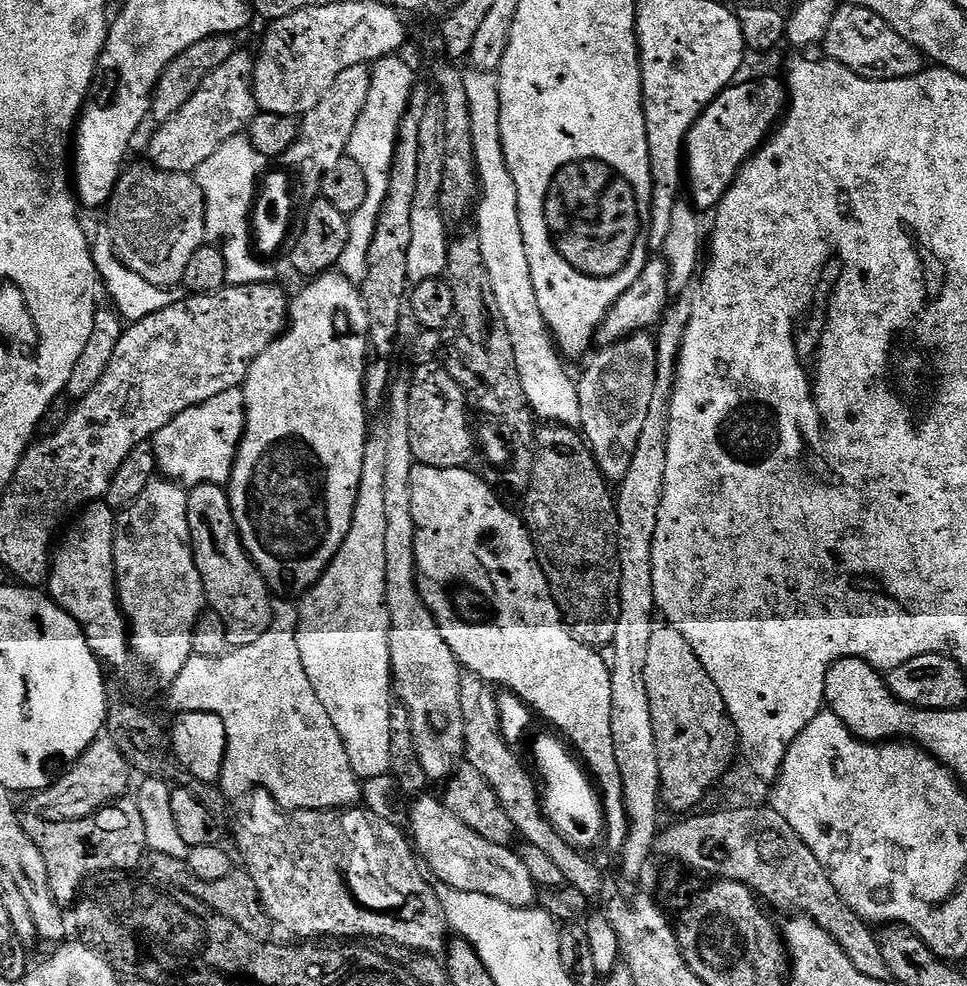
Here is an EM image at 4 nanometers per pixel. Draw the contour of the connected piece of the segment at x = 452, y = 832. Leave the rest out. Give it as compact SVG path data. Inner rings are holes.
M421 795L415 801L417 804L413 806L408 820L412 823L410 836L414 841L415 851L422 857L430 872L432 867L431 875L436 875L440 884L448 884L463 892L486 894L490 898L498 898L498 902L506 902L519 908L533 907L537 903L538 887L520 856L515 851L511 852L511 847L495 845L480 837L448 812L437 797L435 800L430 795Z

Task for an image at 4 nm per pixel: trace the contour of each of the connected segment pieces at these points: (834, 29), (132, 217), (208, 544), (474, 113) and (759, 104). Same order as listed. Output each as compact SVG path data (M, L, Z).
M850 2L839 5L822 41L823 55L846 66L854 74L867 80L897 80L910 78L924 71L926 57L898 30L894 30L874 10L854 6Z
M143 162L125 167L120 173L120 180L112 191L112 198L106 205L108 212L108 236L112 249L116 251L118 259L124 263L134 274L146 278L159 288L175 289L183 285L183 274L190 258L198 249L206 244L204 231L204 195L198 186L195 175L187 172L167 172L157 168L151 162Z
M195 484L190 489L188 525L192 535L192 553L204 583L207 607L222 618L228 631L229 645L237 649L258 642L272 624L274 596L244 549L240 531L234 522L232 503L221 485Z
M479 70L465 71L464 81L470 106L470 130L476 151L476 172L480 175L480 195L474 208L474 228L480 237L486 270L490 274L490 286L494 290L498 310L506 322L506 330L510 330L510 342L514 342L518 374L522 378L522 390L529 406L544 422L559 422L568 426L578 416L578 384L574 376L572 380L571 374L564 369L565 361L554 343L547 322L542 318L542 310L538 310L538 297L534 294L530 262L526 258L520 225L518 190L506 166L504 148L500 144L500 81L493 73Z
M758 80L741 82L724 88L696 119L685 140L684 174L695 202L693 205L699 211L715 209L745 161L764 143L780 116Z

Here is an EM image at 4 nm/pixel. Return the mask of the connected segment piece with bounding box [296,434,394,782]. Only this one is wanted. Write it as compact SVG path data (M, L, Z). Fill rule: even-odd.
M369 435L368 445L364 451L364 465L362 466L362 482L358 490L358 498L354 506L354 518L350 526L350 534L342 542L338 554L330 562L330 566L320 575L320 580L307 592L303 593L299 601L298 611L300 624L296 627L296 641L298 650L302 654L302 666L310 678L310 686L314 686L314 694L318 694L318 700L322 706L326 706L326 714L330 714L330 720L338 730L342 742L346 746L346 754L350 754L350 766L354 770L356 779L363 782L368 779L386 776L391 773L392 764L390 756L390 718L394 705L394 681L392 679L392 663L390 662L390 614L386 606L386 440L383 435Z

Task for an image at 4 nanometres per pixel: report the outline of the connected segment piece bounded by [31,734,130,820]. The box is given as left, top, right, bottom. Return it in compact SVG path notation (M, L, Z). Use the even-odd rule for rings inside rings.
M106 734L100 735L69 768L72 769L61 780L53 779L47 788L31 797L31 811L43 820L81 820L129 795L128 759Z

